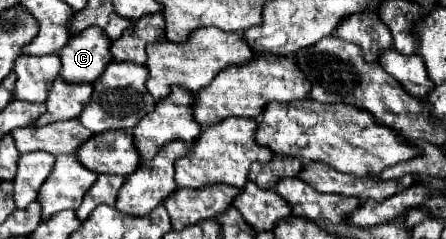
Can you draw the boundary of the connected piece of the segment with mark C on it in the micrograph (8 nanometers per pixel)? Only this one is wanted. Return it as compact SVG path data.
M89 27L71 35L67 45L59 51L59 77L65 83L93 83L111 61L109 45L111 41L99 27Z

